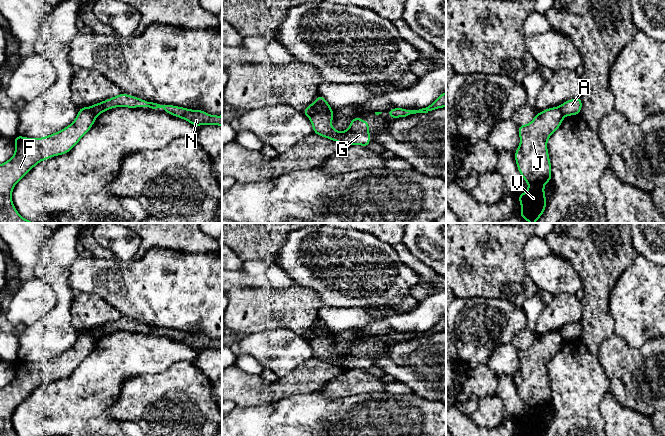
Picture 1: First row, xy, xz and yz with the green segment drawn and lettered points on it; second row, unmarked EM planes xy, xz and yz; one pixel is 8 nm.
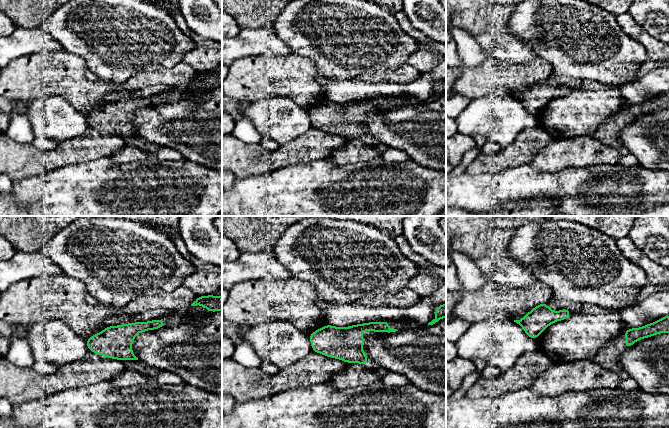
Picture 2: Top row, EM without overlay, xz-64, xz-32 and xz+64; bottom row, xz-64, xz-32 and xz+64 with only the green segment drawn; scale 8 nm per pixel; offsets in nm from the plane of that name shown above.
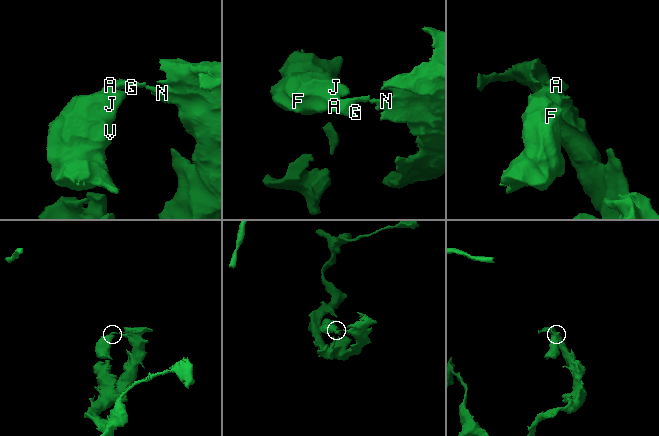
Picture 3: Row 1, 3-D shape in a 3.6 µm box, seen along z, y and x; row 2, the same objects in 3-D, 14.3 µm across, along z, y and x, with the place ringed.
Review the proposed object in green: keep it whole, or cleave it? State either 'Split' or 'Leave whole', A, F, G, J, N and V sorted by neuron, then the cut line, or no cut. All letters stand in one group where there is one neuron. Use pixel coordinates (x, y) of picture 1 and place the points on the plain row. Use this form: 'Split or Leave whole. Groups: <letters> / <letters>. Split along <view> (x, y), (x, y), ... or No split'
Split. Groups: A G N / F J V. Split along xz (329, 331), (308, 340)

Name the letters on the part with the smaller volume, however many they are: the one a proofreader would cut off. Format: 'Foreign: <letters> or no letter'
Foreign: F, J, V

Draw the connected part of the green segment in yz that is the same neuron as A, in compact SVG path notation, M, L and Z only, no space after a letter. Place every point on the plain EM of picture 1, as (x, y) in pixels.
M577 321L570 323L559 330L564 340L579 339L582 333L582 323Z

